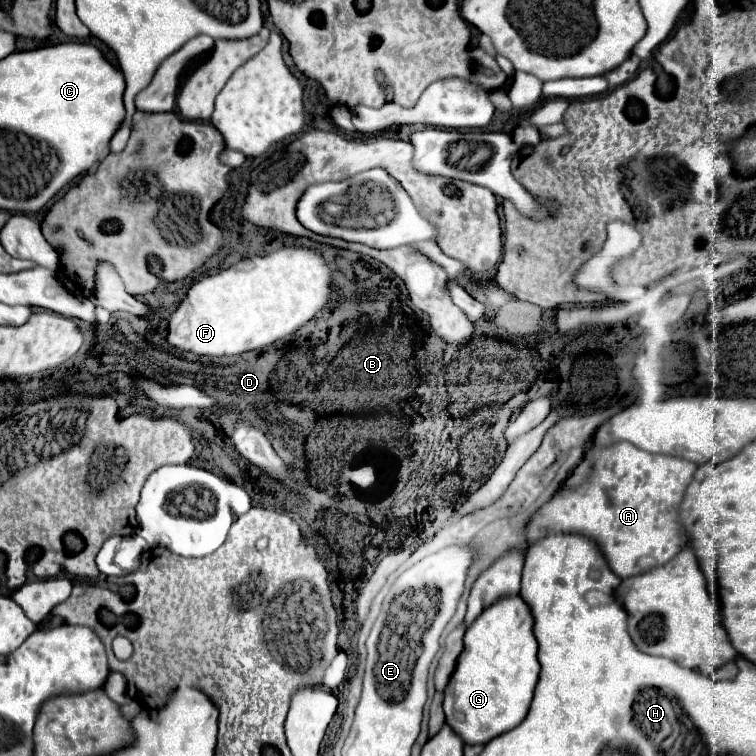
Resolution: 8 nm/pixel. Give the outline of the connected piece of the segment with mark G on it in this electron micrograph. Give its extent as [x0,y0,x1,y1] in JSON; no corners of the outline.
[444,595,540,745]

